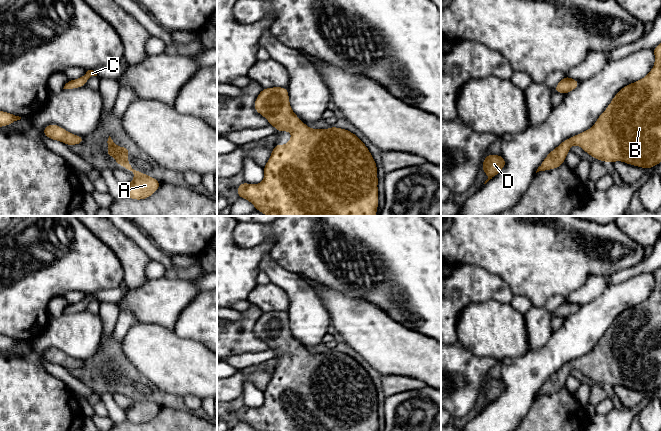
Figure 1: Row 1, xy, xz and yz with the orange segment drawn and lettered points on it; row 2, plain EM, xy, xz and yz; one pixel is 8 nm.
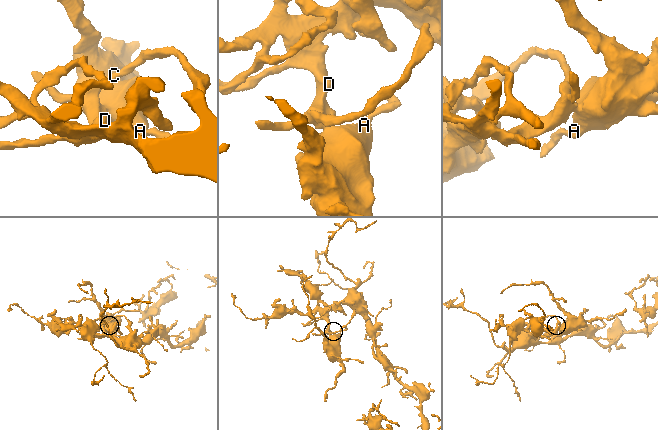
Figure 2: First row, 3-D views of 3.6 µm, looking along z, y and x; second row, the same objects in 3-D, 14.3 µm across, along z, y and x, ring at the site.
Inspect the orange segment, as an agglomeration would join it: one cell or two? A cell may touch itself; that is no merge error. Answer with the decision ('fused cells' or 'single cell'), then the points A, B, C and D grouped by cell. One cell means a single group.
single cell; groups A B C D

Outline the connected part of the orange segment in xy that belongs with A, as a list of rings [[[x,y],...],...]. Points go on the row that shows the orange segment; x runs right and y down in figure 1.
[[[110,136],[107,143],[109,149],[106,151],[105,155],[112,155],[116,163],[132,171],[134,174],[133,181],[124,186],[126,188],[127,197],[135,200],[143,200],[153,195],[158,190],[160,181],[147,174],[136,171],[131,167],[127,159],[129,147],[125,146],[121,148],[113,142]]]

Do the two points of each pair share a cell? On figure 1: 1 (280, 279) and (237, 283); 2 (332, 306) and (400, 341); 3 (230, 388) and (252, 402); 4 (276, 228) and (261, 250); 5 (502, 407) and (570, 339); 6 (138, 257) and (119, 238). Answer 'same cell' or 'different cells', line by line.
1: different cells
2: same cell
3: different cells
4: different cells
5: same cell
6: same cell

